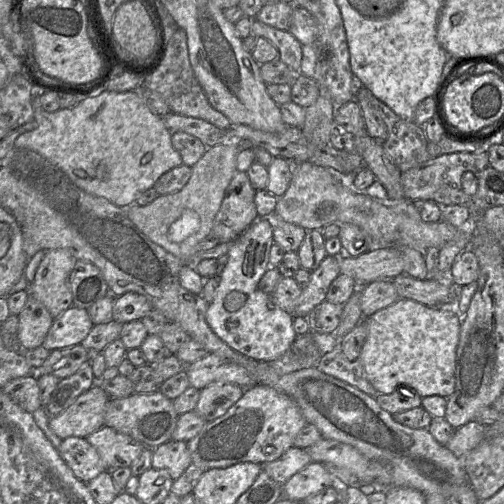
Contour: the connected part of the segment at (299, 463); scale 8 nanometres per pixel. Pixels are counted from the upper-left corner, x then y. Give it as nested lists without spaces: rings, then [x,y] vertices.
[[[293,446],[278,459],[264,464],[262,470],[278,484],[283,485],[295,473],[302,470],[310,462],[311,458],[306,449]]]

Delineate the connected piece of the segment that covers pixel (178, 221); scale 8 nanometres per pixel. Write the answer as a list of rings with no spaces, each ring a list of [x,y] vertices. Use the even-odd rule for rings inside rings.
[[[217,144],[208,147],[200,160],[192,167],[191,177],[178,192],[158,195],[150,204],[126,207],[126,215],[152,242],[183,262],[189,262],[198,252],[198,244],[212,233],[214,218],[220,209],[225,191],[236,167],[236,147]]]

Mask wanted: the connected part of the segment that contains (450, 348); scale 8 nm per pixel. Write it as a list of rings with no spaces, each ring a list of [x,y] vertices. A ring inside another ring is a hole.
[[[399,298],[366,317],[368,334],[358,358],[366,379],[378,394],[391,394],[405,386],[422,398],[433,395],[448,398],[455,389],[456,351],[462,316],[452,307],[429,307],[412,299]]]

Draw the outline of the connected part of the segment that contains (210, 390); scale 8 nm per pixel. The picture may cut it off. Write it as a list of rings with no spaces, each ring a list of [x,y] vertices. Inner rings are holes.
[[[213,383],[200,390],[194,409],[206,422],[213,421],[234,405],[243,395],[244,388],[230,383]]]

